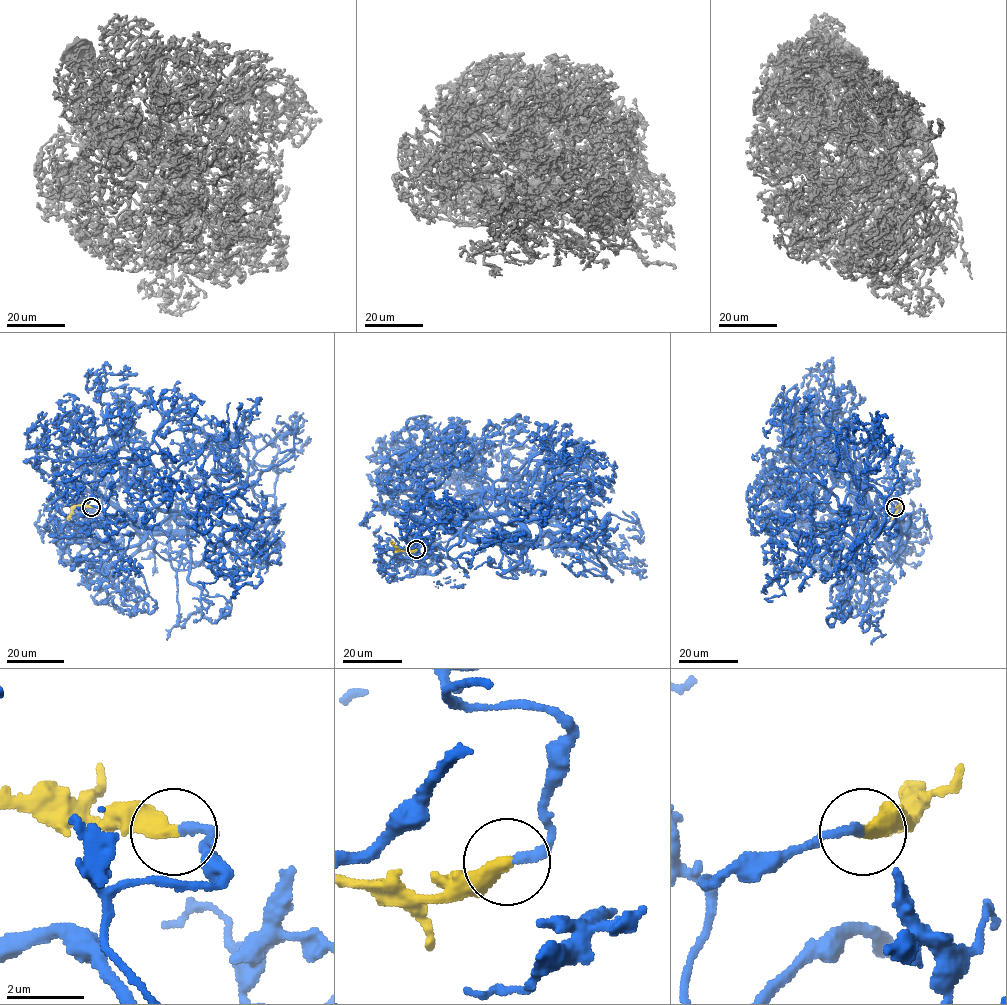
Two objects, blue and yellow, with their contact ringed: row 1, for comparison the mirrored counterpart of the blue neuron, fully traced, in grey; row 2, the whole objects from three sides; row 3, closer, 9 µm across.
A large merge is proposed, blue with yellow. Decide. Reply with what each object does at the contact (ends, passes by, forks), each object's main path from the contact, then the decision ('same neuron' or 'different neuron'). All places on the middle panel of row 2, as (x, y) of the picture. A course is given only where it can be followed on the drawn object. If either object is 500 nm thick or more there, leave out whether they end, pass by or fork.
blue ends there; yellow ends there; blue runs (416, 549), (412, 535), (452, 515), (507, 509), (442, 473), (432, 488), (395, 493), (368, 478); yellow runs (416, 549), (400, 551), (392, 541); same neuron

